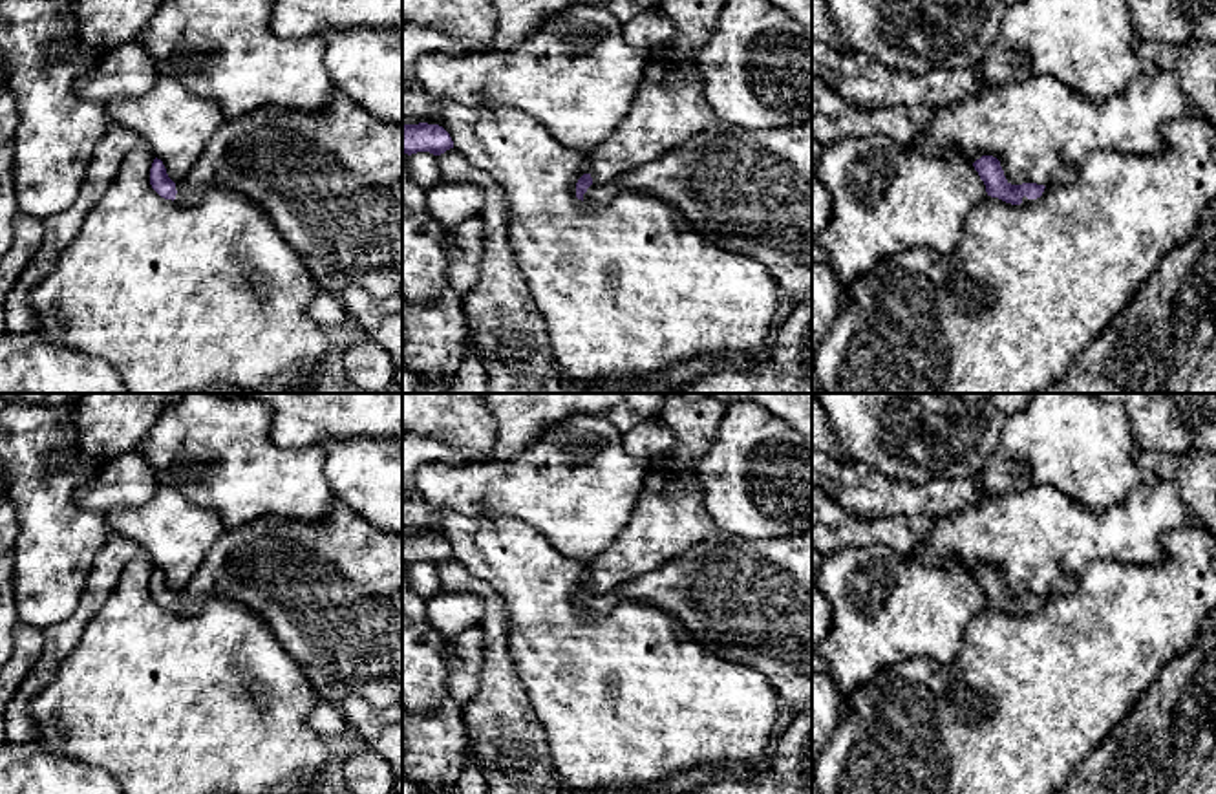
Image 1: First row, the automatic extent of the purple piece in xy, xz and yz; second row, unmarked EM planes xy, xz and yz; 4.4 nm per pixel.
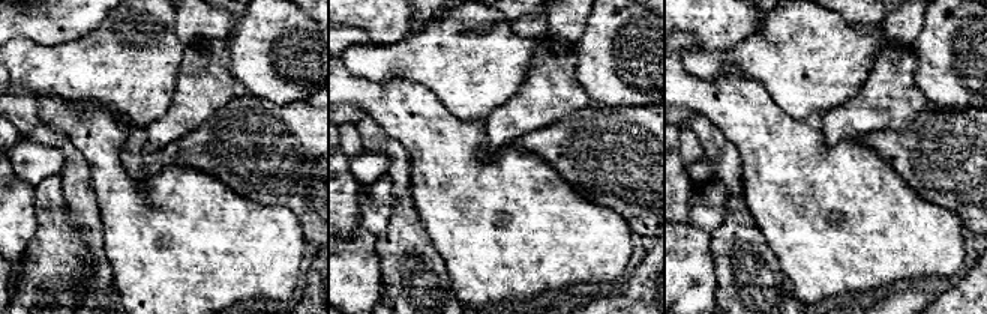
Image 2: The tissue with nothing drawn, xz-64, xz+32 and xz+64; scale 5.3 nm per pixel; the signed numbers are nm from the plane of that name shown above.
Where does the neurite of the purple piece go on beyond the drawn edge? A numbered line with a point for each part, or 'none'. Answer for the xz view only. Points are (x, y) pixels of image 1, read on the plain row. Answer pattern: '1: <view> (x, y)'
1: xz (746, 600)

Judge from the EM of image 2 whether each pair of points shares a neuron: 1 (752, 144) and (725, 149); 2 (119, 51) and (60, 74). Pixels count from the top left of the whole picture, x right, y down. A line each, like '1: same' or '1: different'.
1: different
2: same

